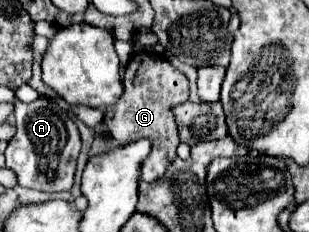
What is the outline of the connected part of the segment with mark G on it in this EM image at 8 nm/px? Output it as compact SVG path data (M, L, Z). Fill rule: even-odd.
M148 50L132 56L124 72L124 94L114 106L106 108L104 122L110 134L120 144L126 144L138 138L152 138L152 154L148 162L144 162L142 166L144 182L160 180L166 168L174 162L180 140L178 140L178 124L174 120L172 108L186 100L188 100L188 78L180 70L176 70L164 56Z

